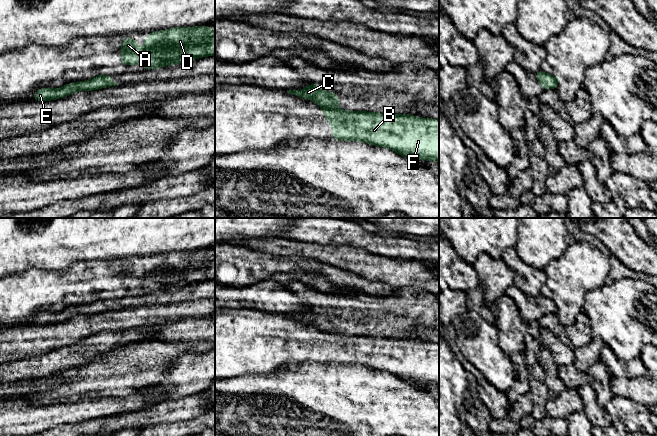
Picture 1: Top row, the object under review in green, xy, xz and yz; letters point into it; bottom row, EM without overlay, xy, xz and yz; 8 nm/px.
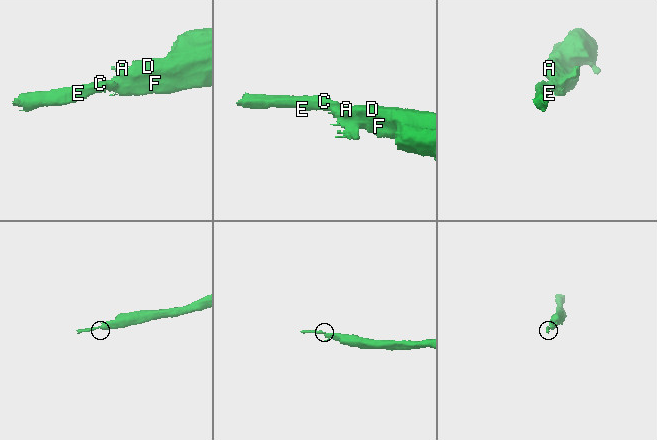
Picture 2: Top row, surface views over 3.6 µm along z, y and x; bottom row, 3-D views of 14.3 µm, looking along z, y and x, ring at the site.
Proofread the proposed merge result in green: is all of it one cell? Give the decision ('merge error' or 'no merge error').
merge error

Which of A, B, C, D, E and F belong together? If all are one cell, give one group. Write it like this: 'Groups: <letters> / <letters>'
Groups: A B D F / C E

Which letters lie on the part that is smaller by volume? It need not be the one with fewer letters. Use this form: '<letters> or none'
C, E

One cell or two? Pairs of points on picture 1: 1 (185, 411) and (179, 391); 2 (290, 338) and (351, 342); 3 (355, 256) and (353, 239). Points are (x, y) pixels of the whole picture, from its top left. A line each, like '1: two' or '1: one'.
1: two
2: one
3: two

